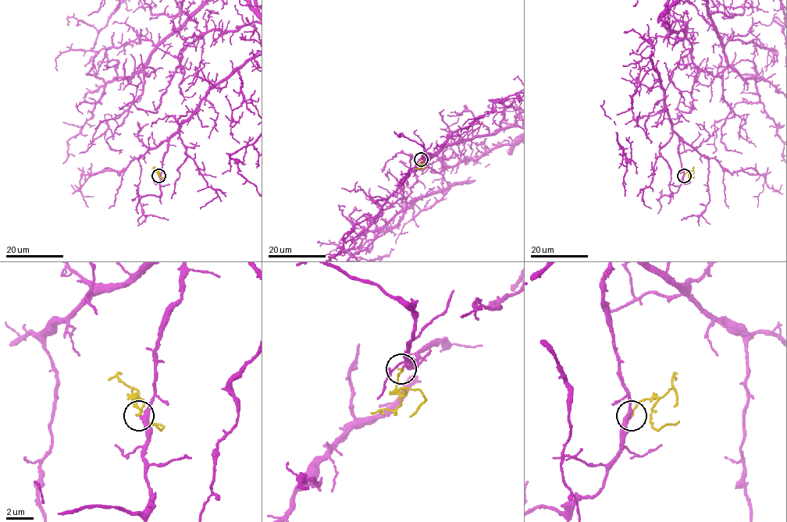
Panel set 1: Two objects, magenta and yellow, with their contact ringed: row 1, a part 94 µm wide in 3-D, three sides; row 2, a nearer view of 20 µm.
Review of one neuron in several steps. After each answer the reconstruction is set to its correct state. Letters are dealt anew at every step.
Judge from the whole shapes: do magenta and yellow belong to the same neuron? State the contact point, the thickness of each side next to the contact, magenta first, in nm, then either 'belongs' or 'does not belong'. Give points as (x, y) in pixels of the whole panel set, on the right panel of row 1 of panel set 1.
at (684, 175); 320 nm thick on the magenta side, 130 nm on the other; does not belong

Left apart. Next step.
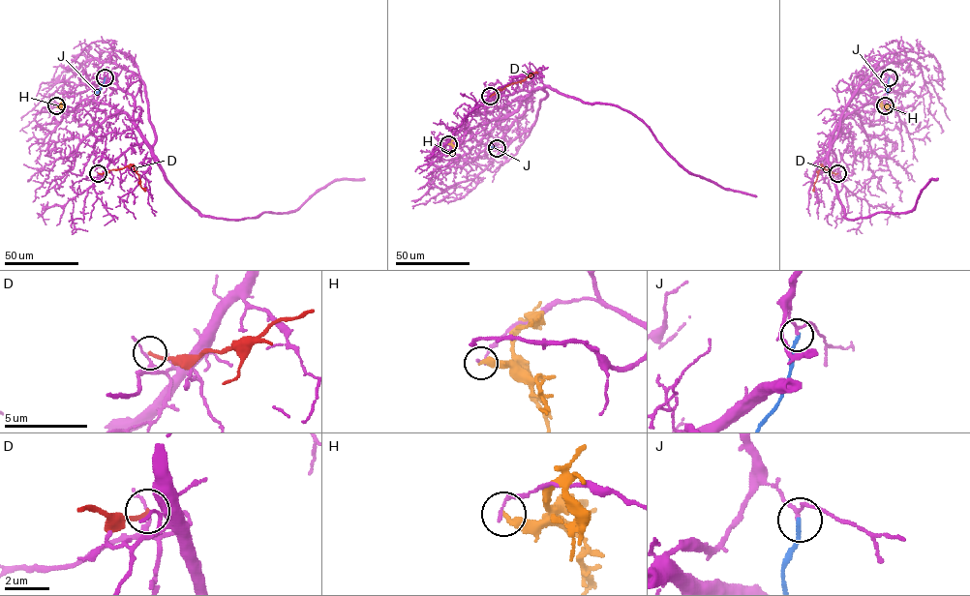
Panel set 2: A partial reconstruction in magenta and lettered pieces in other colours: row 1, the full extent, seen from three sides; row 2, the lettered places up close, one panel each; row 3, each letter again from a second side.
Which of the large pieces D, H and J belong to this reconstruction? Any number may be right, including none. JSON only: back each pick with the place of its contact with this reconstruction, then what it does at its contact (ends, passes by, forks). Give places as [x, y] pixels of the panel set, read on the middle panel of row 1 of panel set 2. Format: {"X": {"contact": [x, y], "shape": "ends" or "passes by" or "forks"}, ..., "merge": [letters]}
{"merge": []}

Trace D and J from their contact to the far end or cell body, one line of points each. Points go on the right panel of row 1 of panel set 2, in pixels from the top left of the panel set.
D: (837, 173), (822, 164), (814, 191)
J: (889, 77), (887, 93)

